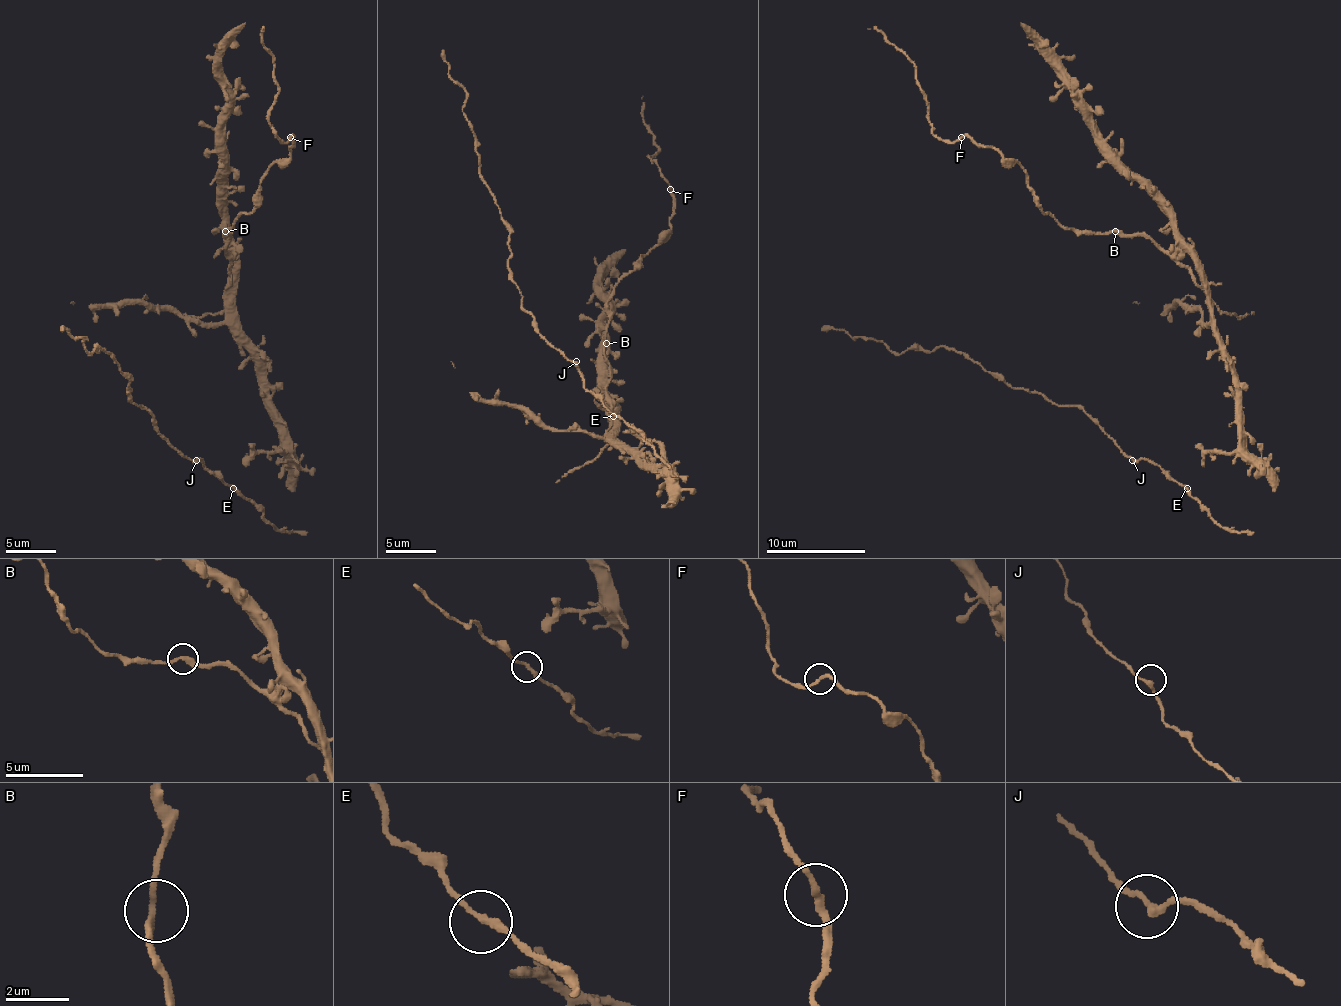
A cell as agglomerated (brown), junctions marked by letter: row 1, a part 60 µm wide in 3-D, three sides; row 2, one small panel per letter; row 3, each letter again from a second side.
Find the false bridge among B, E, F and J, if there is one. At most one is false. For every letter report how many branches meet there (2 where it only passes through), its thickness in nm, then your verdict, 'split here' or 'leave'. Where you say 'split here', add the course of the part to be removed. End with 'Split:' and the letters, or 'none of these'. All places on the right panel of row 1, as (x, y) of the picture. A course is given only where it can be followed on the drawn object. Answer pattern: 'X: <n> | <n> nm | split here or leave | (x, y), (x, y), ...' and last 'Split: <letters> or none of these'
B: 2 | 240 nm | leave
E: 2 | 200 nm | leave
F: 2 | 200 nm | leave
J: 2 | 220 nm | leave
Split: none of these

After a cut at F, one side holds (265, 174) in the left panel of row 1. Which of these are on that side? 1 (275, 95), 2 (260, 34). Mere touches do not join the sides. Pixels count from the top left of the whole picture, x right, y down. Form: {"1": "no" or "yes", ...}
{"1": "no", "2": "no"}

